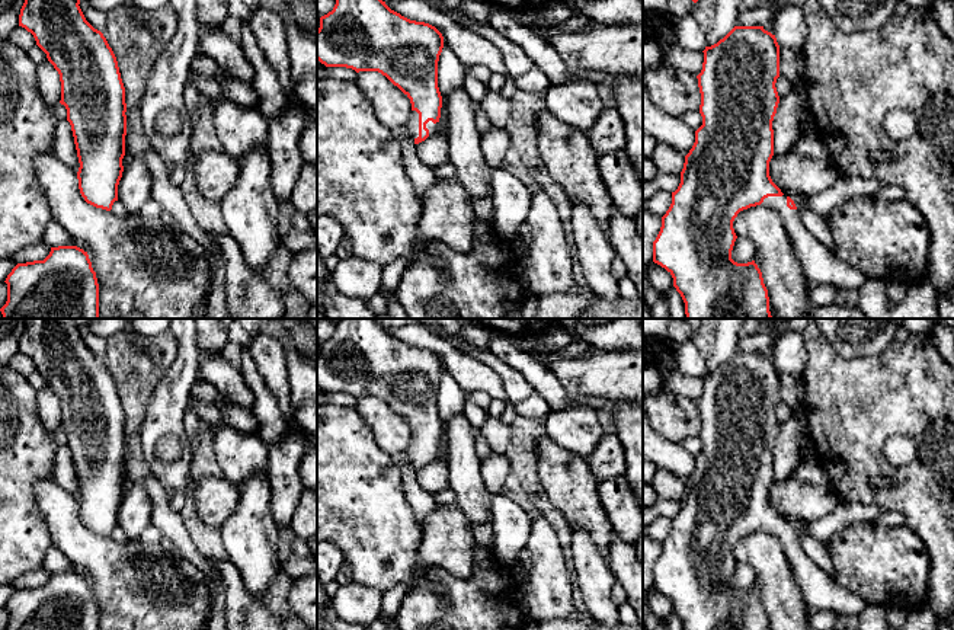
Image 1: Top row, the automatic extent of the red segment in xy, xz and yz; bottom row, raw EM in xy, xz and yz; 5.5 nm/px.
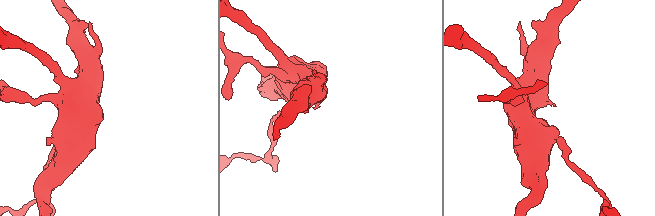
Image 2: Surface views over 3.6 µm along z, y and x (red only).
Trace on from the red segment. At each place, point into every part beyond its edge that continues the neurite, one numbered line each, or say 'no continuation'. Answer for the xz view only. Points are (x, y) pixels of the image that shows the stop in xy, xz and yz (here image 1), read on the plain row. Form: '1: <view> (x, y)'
1: xz (412, 451)

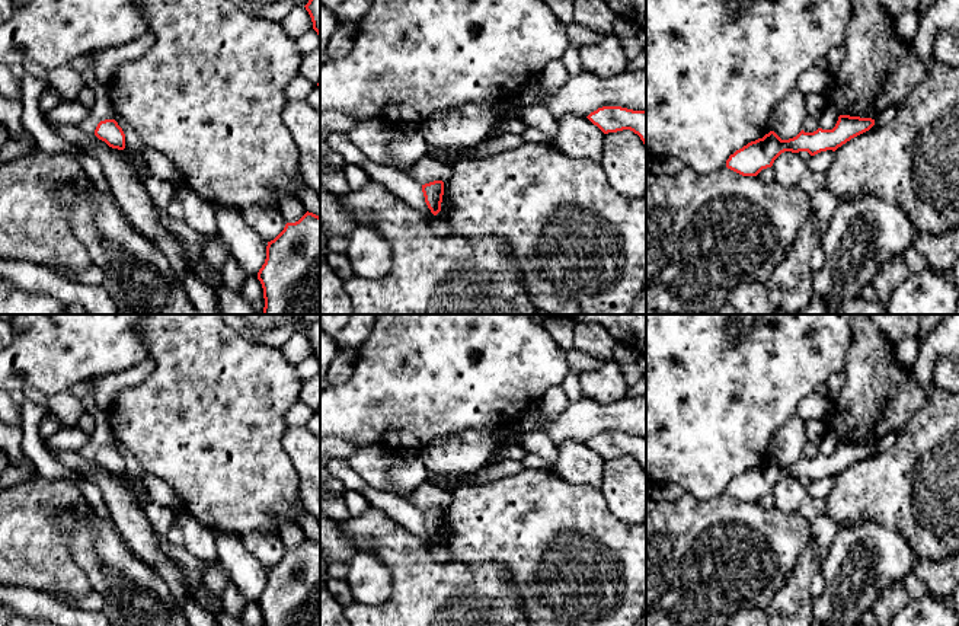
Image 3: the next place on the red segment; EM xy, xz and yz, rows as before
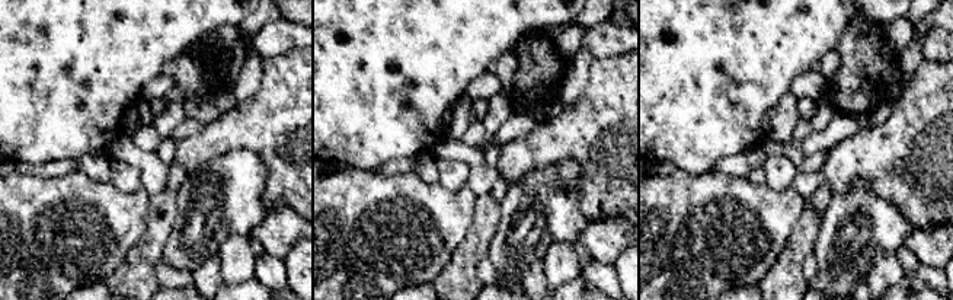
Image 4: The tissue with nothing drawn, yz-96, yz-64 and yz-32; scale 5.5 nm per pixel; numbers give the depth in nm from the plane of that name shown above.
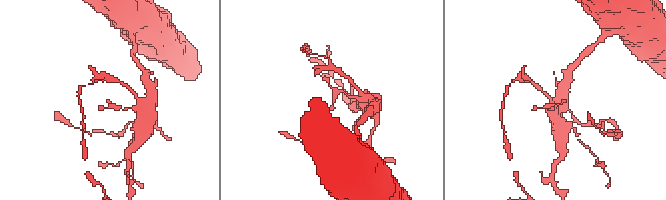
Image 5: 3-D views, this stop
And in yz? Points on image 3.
no continuation

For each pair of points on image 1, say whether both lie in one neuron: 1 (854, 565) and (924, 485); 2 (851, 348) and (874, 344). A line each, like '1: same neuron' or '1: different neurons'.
1: different neurons
2: same neuron

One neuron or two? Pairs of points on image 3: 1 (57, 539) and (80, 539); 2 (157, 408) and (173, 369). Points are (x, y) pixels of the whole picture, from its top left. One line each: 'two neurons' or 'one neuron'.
1: two neurons
2: one neuron

